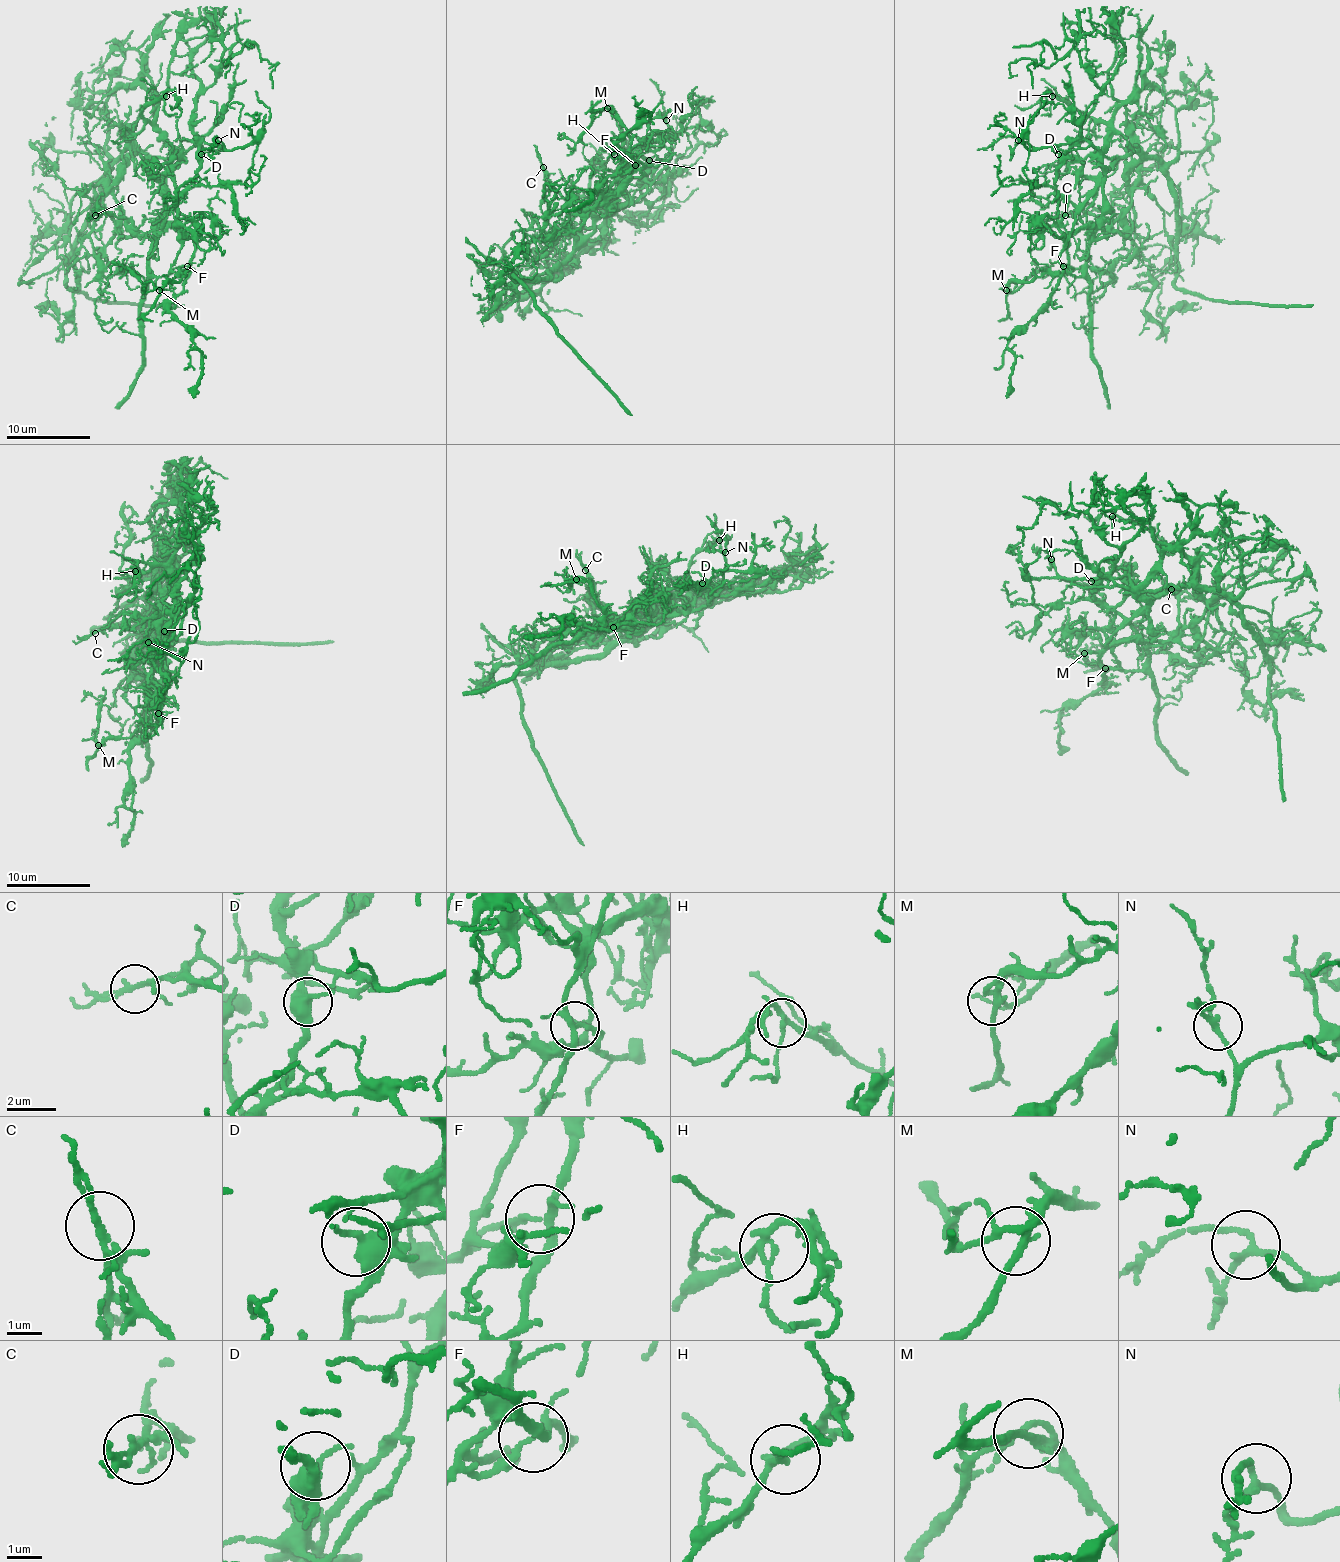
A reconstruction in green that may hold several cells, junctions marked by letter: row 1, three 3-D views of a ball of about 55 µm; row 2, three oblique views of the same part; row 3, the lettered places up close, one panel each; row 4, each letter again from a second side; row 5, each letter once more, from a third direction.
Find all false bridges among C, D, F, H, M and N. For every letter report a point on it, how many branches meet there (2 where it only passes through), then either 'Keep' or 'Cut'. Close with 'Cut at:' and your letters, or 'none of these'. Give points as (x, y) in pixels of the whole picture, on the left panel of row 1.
C: Place: (95, 215). Branches: 3. Cut
D: Place: (201, 154). Branches: 4. Keep
F: Place: (187, 266). Branches: 4. Cut
H: Place: (166, 96). Branches: 3. Keep
M: Place: (159, 290). Branches: 3. Keep
N: Place: (218, 140). Branches: 3. Keep
Cut at: C, F

